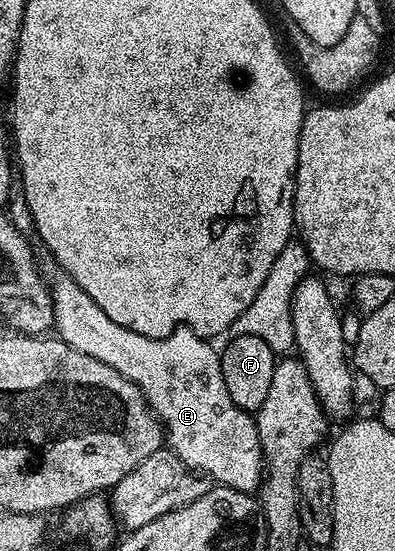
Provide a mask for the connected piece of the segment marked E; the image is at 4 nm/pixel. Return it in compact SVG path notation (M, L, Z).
M54 261L44 262L41 267L43 282L51 293L53 313L55 314L54 330L77 353L85 353L89 357L97 357L97 361L105 361L121 377L133 381L147 398L152 413L159 420L166 446L186 467L210 477L216 484L232 487L248 493L258 492L263 481L263 454L261 441L257 433L252 412L242 411L233 405L233 397L229 397L229 389L225 389L225 381L221 377L220 352L210 347L204 336L193 333L190 329L180 329L169 333L169 337L145 337L141 333L133 333L133 329L125 329L117 325L117 321L109 321L105 309L69 277L63 268Z

